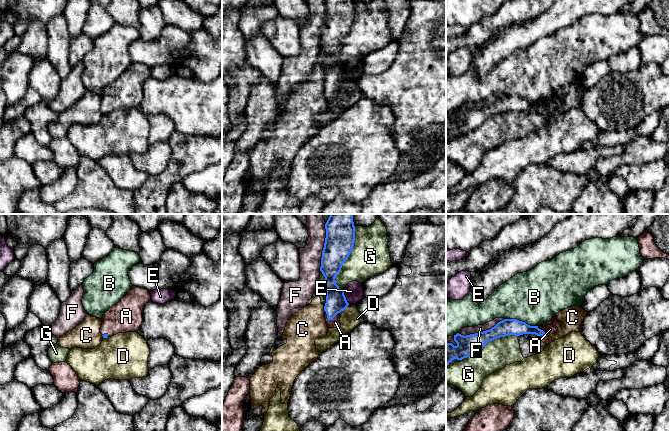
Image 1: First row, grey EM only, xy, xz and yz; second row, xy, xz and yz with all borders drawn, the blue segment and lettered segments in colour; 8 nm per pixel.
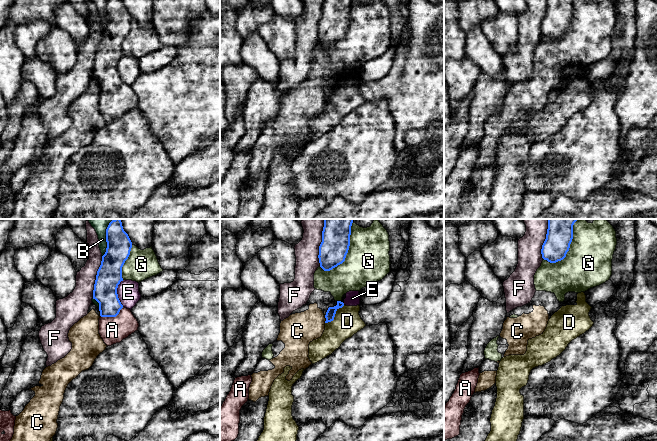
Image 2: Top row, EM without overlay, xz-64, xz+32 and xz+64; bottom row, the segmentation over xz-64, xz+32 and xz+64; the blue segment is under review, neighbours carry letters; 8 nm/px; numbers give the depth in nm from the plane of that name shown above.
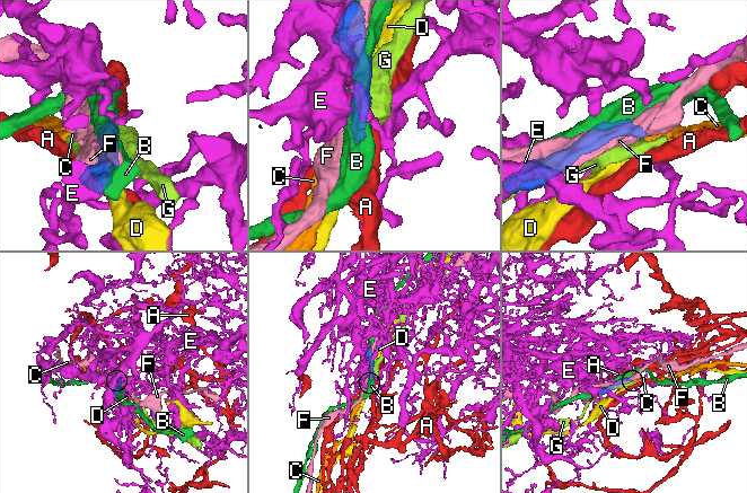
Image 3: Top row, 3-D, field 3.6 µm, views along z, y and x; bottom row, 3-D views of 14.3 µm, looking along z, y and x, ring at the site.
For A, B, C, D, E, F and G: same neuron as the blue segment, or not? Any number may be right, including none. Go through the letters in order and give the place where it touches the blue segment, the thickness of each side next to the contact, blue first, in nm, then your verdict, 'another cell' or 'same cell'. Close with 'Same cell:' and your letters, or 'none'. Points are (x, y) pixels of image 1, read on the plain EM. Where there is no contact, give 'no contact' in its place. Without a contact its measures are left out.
A: xz (332, 94) | 160/80 nm | same cell
B: yz (521, 97) | 130/420 nm | another cell
C: xz (324, 85) | 160/280 nm | another cell
D: xz (343, 85) | 160/160 nm | another cell
E: xz (345, 73) | 160/150 nm | another cell
F: yz (470, 110) | 160/70 nm | another cell
G: xz (347, 34) | 240/320 nm | another cell
Same cell: A

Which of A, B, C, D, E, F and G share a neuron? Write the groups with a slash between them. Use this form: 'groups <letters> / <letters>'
groups A / B / C G / D / E / F

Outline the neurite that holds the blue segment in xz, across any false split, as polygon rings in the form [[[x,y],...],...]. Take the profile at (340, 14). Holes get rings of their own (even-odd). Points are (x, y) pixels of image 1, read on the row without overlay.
[[[325,0],[326,14],[322,27],[321,43],[325,55],[320,59],[326,67],[324,82],[328,104],[341,104],[340,88],[349,80],[344,67],[336,60],[336,52],[348,35],[355,18],[354,0]]]

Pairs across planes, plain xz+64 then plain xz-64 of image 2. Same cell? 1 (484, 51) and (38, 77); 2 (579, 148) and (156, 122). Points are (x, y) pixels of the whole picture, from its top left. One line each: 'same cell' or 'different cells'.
1: same cell
2: different cells

